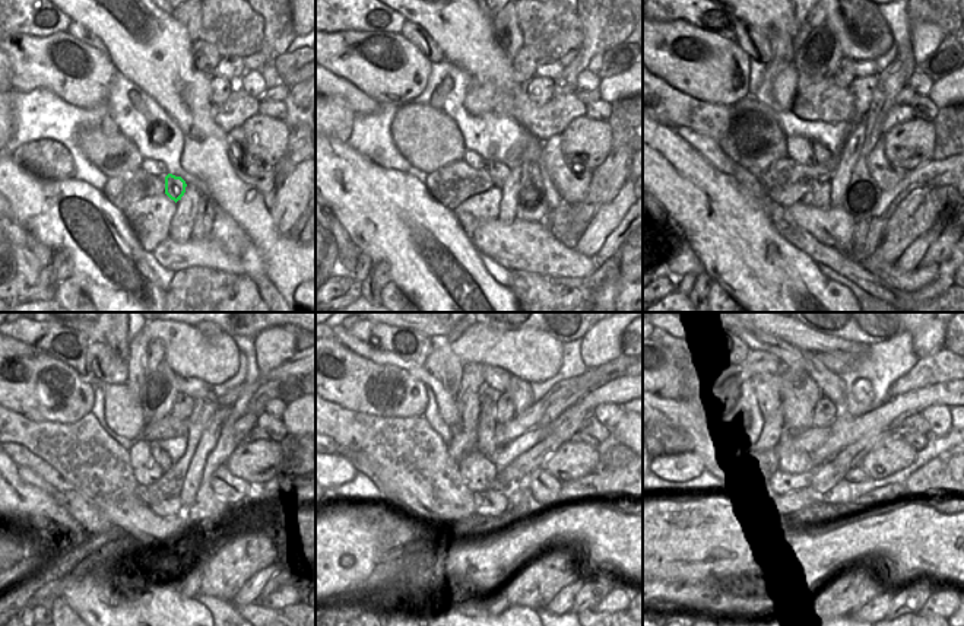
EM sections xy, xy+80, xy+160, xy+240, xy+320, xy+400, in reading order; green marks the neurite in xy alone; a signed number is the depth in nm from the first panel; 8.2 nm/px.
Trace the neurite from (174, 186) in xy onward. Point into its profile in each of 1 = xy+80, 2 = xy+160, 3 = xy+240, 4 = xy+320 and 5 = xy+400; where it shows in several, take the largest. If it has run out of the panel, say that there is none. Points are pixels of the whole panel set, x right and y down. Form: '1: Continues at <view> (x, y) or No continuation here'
1: Continues at xy+80 (498, 171)
2: Continues at xy+160 (821, 153)
3: Continues at xy+240 (161, 457)
4: Continues at xy+320 (473, 410)
5: Continues at xy+400 (799, 393).

